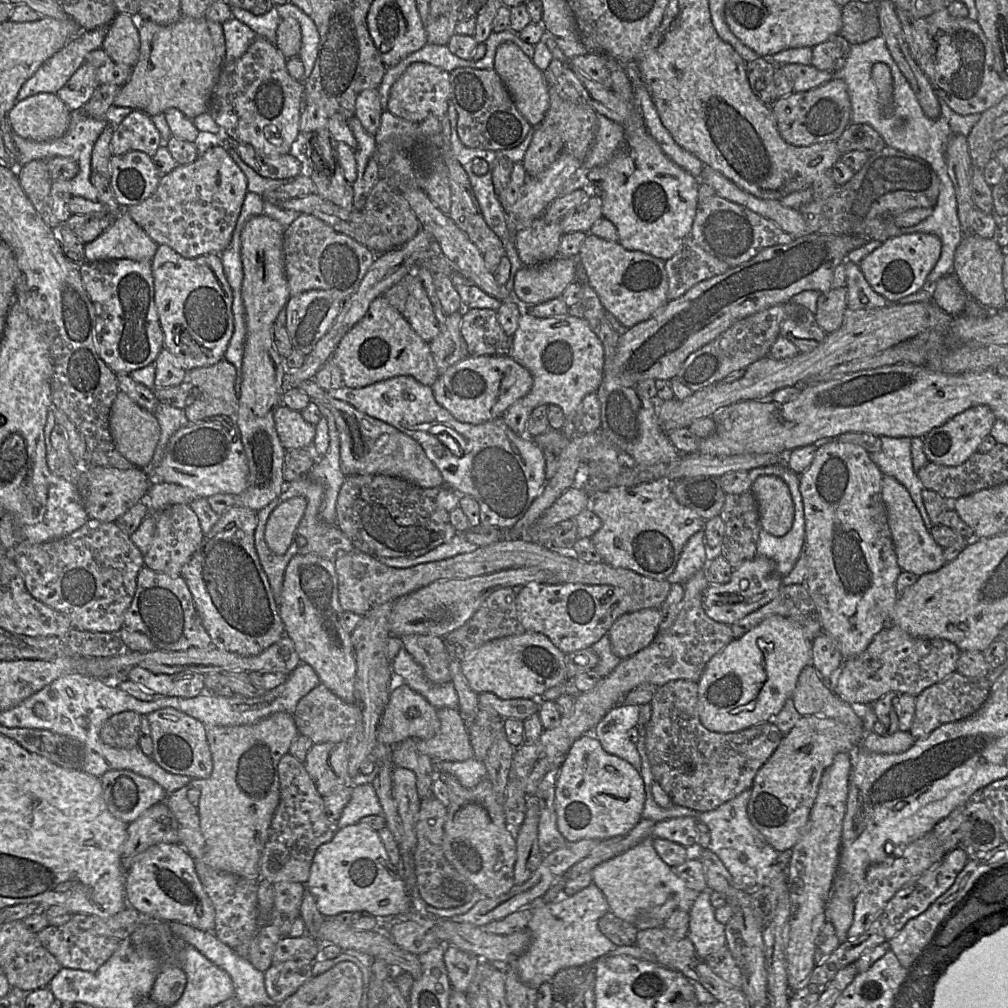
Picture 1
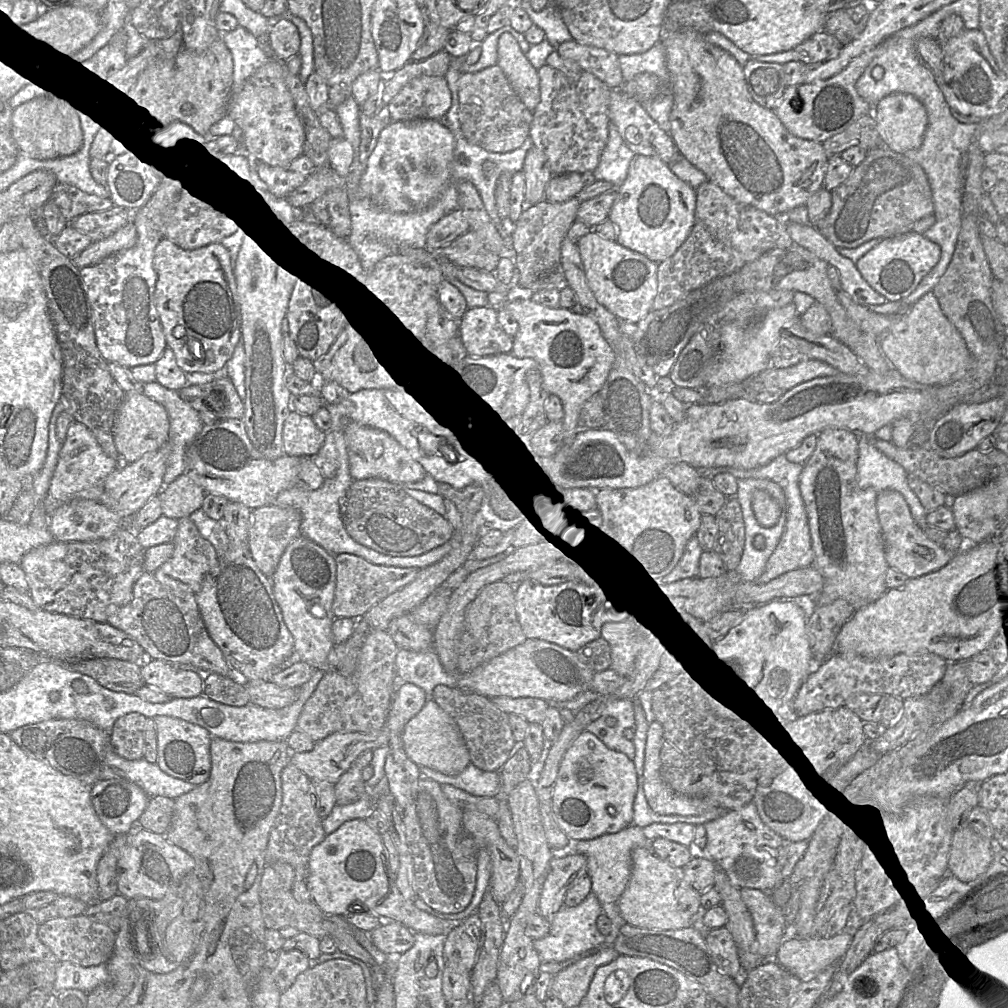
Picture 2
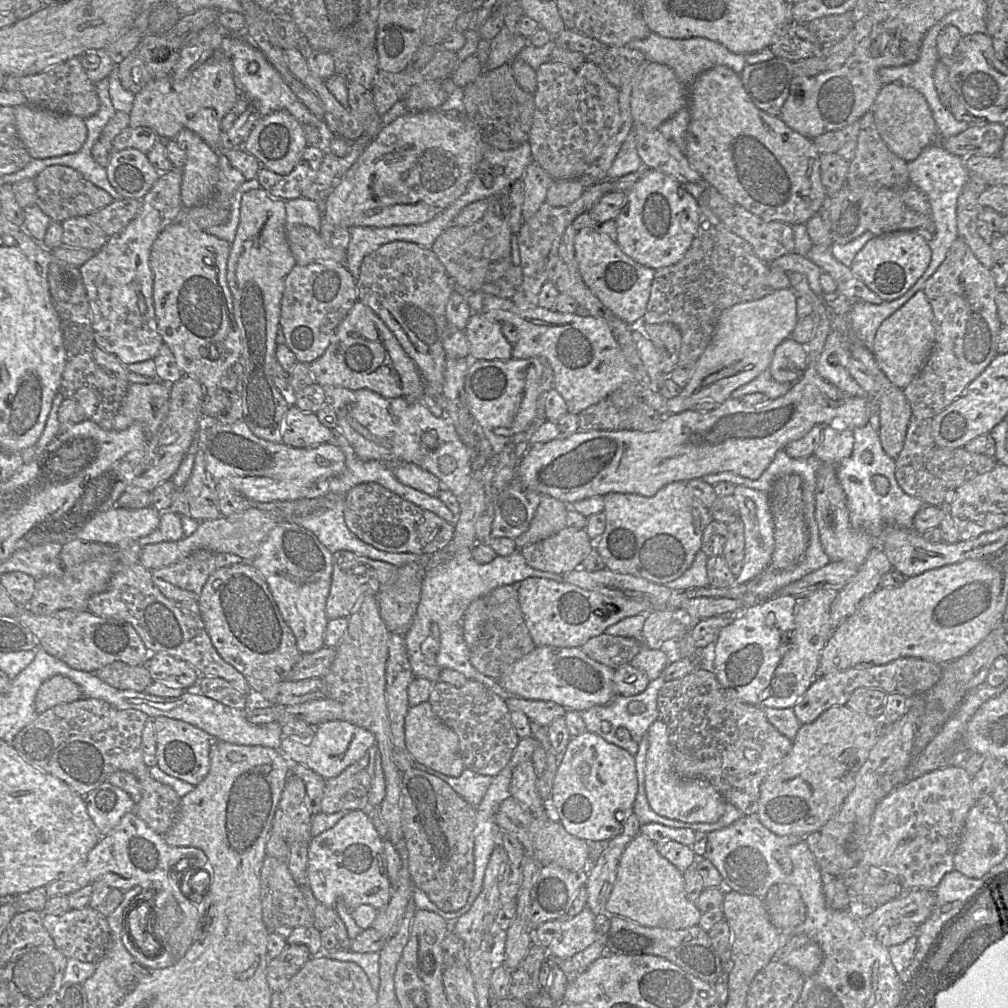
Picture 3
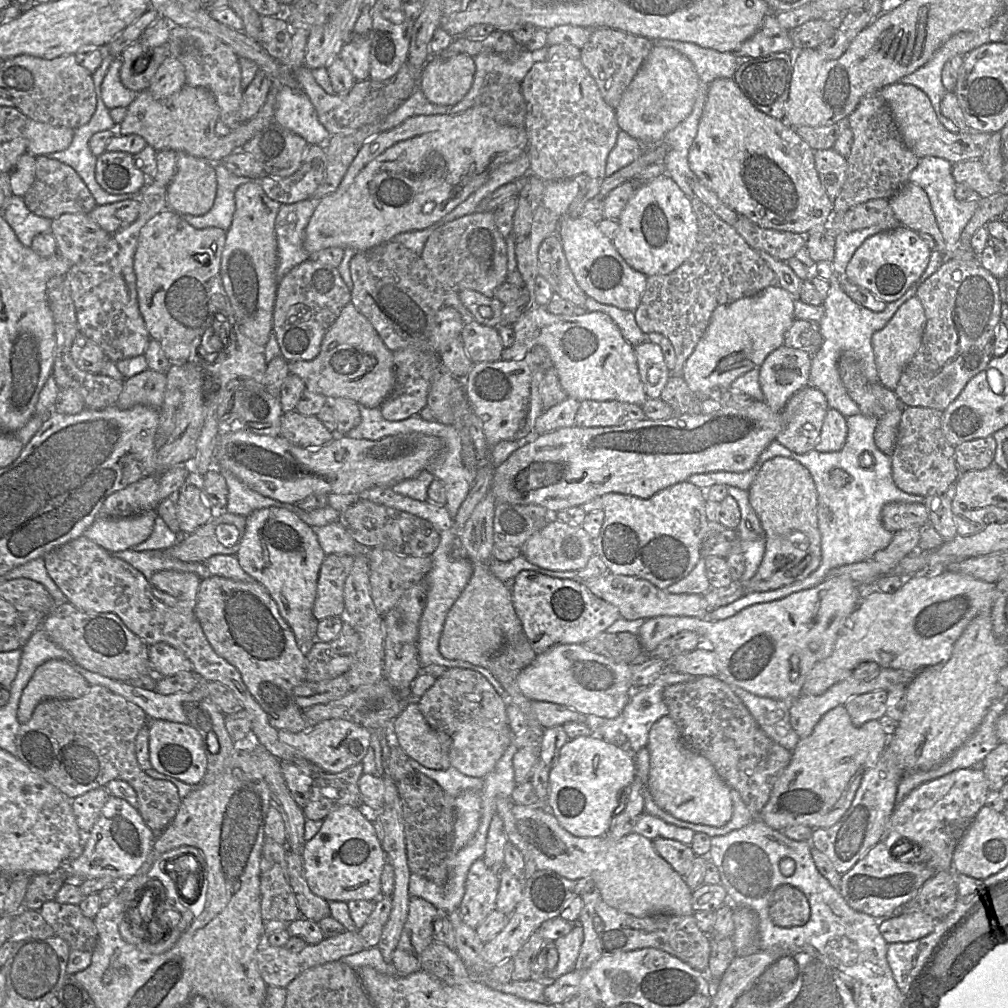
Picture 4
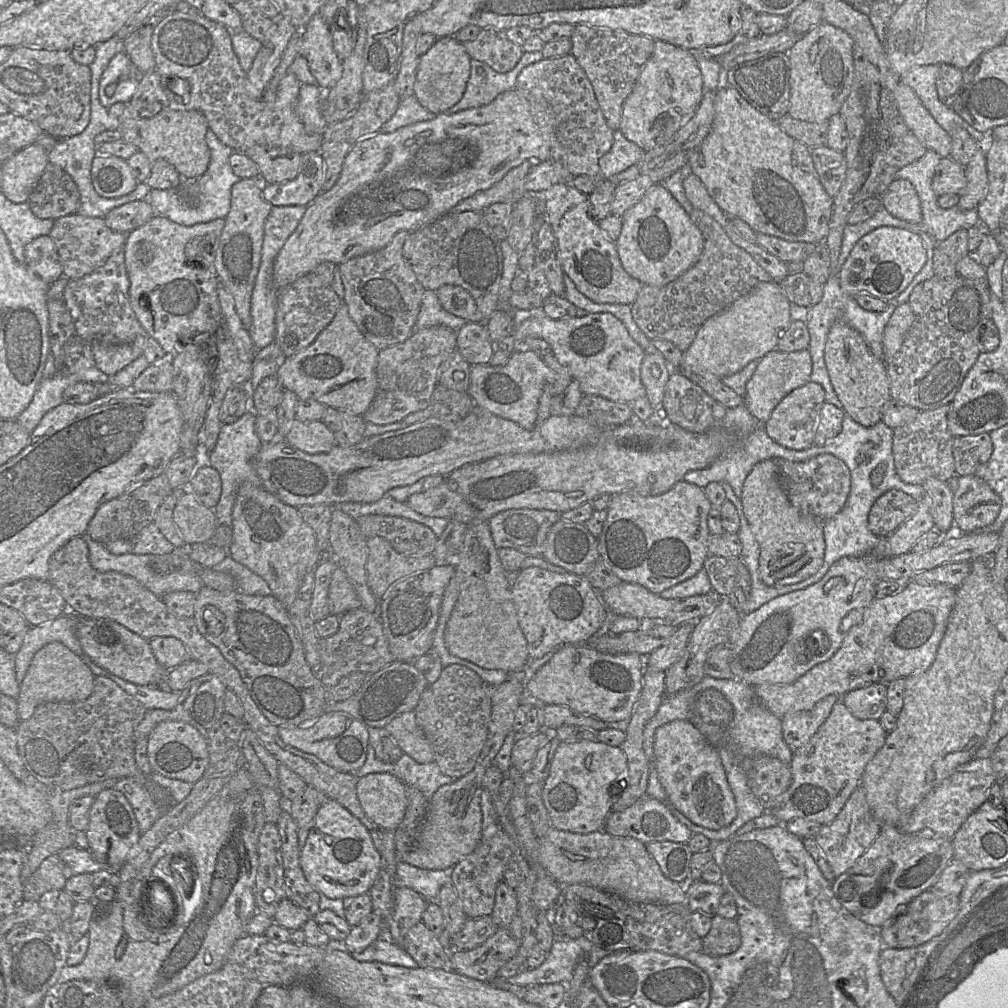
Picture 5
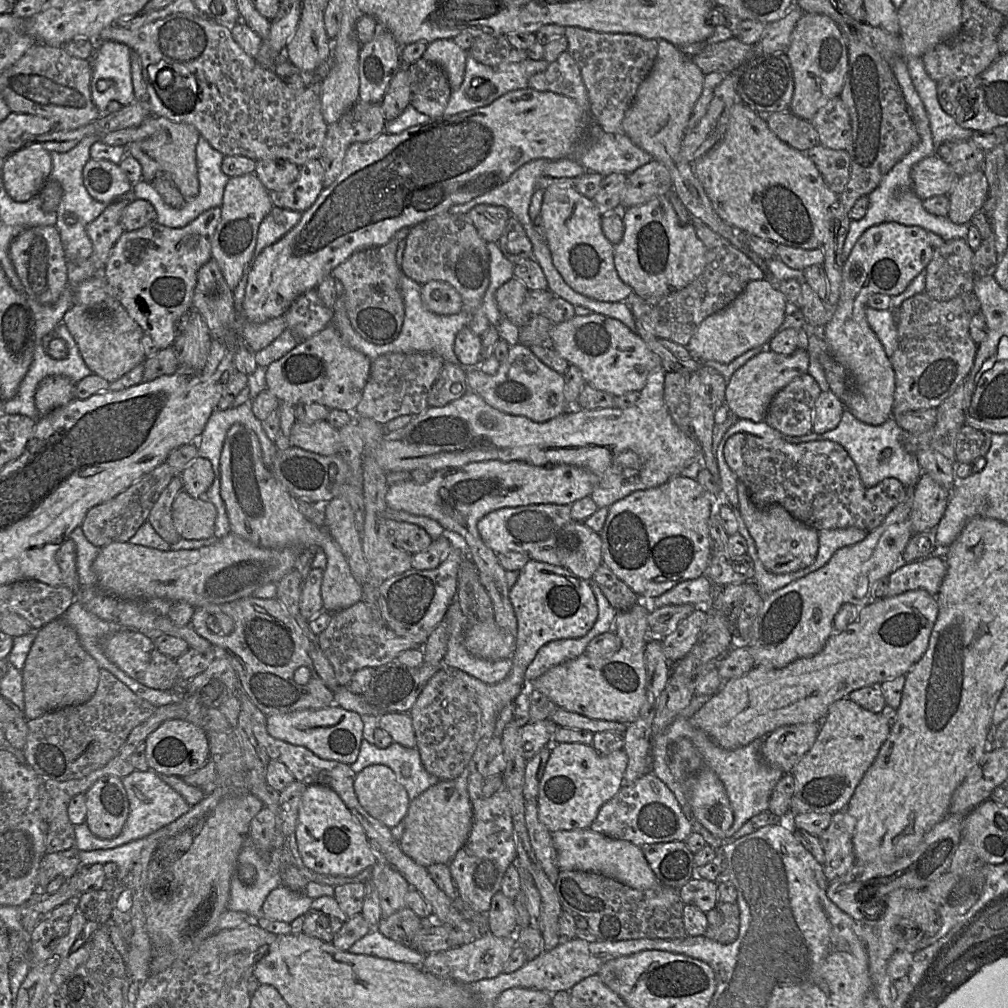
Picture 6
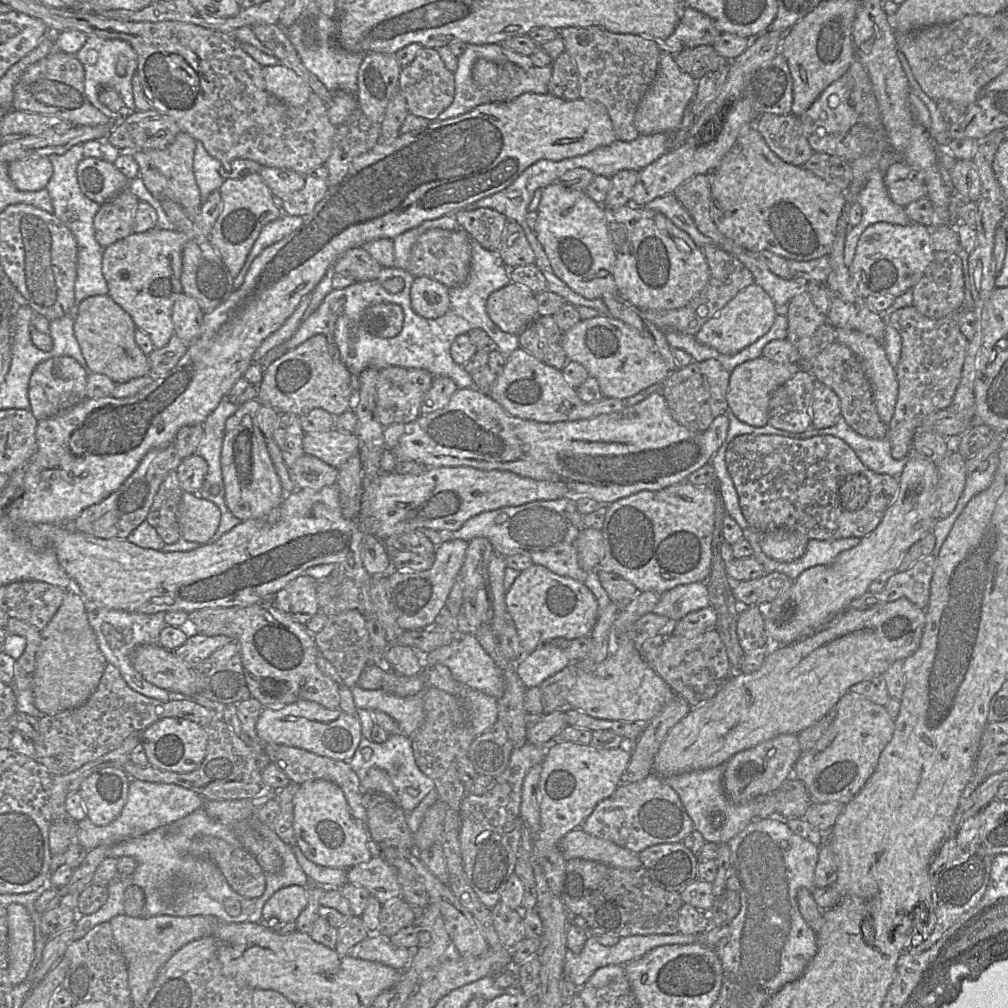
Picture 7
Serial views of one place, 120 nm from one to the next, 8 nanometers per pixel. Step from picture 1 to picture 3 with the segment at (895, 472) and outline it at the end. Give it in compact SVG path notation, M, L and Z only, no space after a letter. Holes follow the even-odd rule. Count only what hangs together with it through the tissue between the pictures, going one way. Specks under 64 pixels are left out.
M870 422L863 427L852 429L854 436L853 450L850 457L843 460L837 467L837 478L843 488L846 496L847 508L849 511L849 519L853 528L863 530L871 534L878 544L878 538L888 524L893 524L900 528L911 530L913 528L913 520L915 515L926 505L922 500L906 494L899 486L895 477L896 461L886 454L884 451L879 433L876 431ZM868 451L872 454L872 461L865 463L862 461L862 454ZM875 475L882 475L888 479L889 487L886 494L879 494L874 487L873 477Z

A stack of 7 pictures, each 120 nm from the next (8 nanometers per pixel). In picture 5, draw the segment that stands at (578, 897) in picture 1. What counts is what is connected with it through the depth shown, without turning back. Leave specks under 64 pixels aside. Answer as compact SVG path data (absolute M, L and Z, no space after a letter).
M589 934L577 939L555 940L545 961L539 967L535 969L522 969L522 971L515 976L508 978L507 981L520 987L553 983L568 984L572 980L575 967L580 960L586 960L589 967L593 968L601 959L613 953L617 952L611 952L597 946Z

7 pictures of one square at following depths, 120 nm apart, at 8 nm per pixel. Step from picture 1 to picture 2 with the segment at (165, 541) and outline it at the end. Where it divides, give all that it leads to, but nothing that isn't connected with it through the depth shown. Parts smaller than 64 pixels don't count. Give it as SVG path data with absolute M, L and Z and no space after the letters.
M189 516L178 519L178 528L172 543L174 544L172 556L152 575L158 582L172 590L196 594L205 576L218 564L216 551L211 543L201 536Z

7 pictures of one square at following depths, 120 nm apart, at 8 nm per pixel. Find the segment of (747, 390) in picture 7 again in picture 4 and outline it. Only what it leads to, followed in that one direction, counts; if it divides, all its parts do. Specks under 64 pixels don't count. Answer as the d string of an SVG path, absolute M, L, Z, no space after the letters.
M780 346L772 351L760 366L759 383L764 402L775 412L781 412L789 398L809 384L812 352Z

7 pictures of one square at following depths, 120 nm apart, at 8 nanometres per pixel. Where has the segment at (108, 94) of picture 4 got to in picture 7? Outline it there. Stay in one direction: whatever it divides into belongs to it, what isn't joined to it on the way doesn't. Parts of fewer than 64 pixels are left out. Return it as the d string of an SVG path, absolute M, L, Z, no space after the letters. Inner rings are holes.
M89 35L83 47L75 54L76 58L83 64L85 71L84 89L90 103L104 115L109 117L113 122L118 123L123 120L130 112L136 110L133 89L132 77L138 67L138 56L132 46L121 39L103 39L95 35ZM125 55L128 58L128 67L126 73L120 76L116 72L116 64L118 57ZM107 85L114 88L122 97L124 107L121 110L114 112L104 106L98 98L99 89L101 86Z

